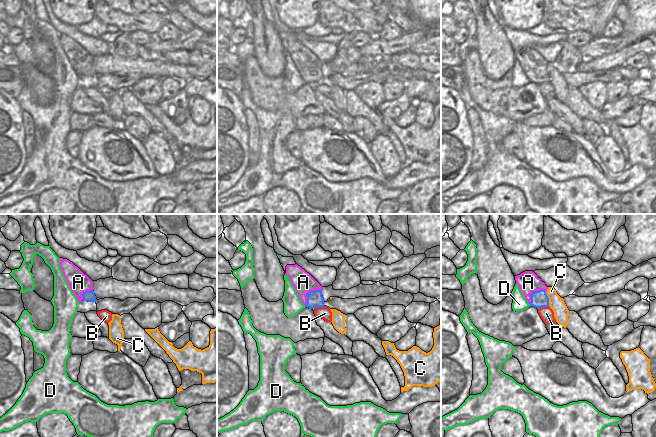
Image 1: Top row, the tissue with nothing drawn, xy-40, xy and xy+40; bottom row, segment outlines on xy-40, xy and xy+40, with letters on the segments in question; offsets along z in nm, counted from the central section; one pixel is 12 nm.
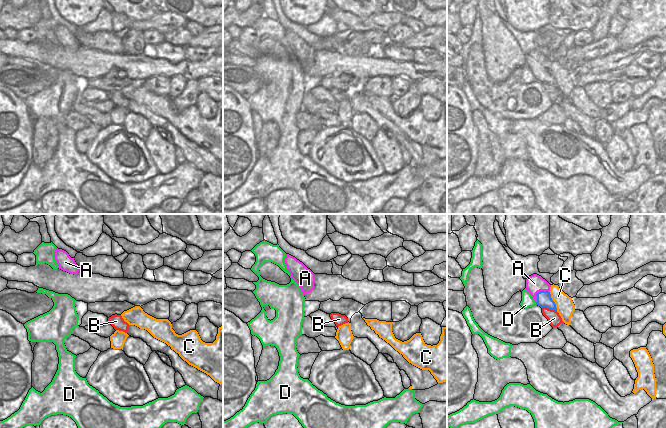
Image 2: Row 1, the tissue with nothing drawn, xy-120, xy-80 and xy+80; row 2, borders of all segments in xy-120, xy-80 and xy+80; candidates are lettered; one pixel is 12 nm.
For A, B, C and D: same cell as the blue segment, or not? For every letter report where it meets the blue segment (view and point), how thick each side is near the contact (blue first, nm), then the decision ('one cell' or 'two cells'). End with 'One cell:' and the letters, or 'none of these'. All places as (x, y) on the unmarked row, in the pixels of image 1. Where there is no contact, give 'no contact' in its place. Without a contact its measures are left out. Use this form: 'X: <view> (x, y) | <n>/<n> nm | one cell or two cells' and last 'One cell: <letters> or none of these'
A: xy (307, 69) | 190/260 nm | two cells
B: xy+40 (543, 82) | 200/170 nm | one cell
C: xy+40 (548, 74) | 200/180 nm | two cells
D: xy+40 (529, 79) | 200/170 nm | two cells
One cell: B

